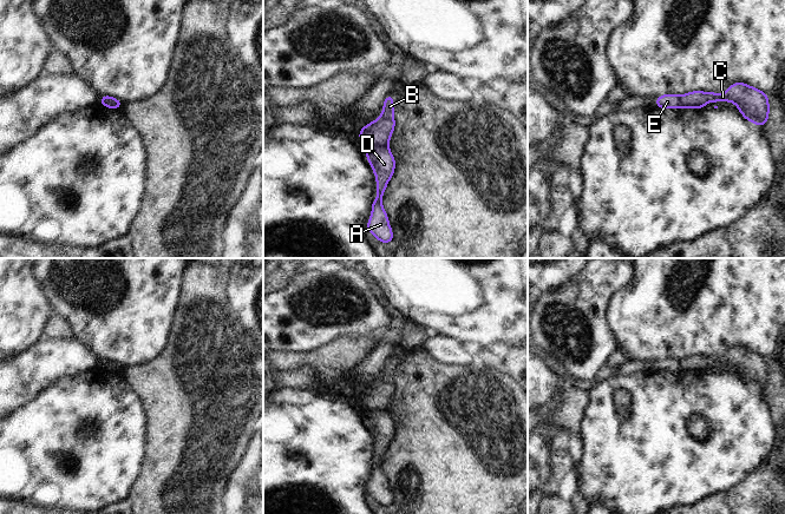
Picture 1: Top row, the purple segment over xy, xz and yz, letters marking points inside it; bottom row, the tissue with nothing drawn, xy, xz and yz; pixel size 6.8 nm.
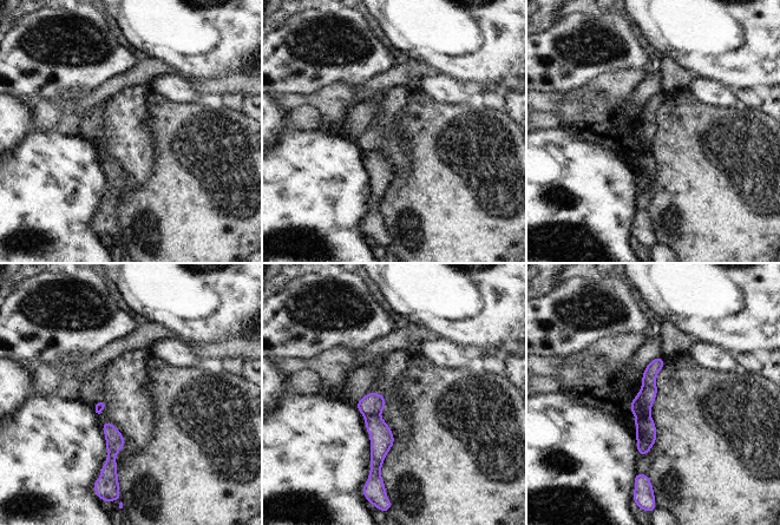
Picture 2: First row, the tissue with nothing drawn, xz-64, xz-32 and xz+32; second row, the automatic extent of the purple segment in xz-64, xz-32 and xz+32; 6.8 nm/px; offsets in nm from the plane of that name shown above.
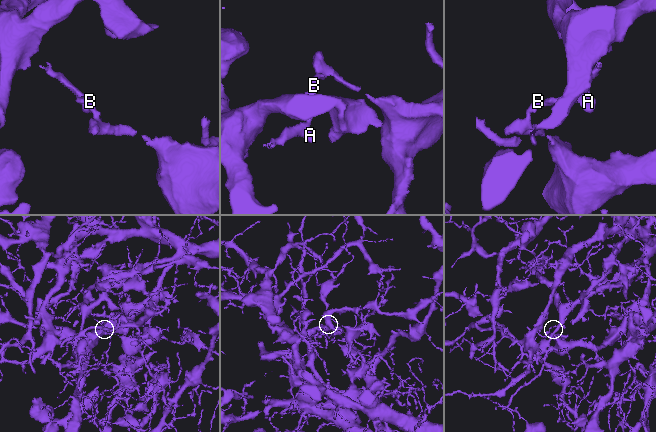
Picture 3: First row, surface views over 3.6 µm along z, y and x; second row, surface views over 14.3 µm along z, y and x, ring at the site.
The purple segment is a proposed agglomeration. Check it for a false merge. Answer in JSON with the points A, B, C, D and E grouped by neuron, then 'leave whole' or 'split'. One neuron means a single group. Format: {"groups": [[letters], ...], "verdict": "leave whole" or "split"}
{"groups": [["A", "C", "D"], ["B", "E"]], "verdict": "split"}

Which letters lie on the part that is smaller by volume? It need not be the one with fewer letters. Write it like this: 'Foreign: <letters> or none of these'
Foreign: A, C, D

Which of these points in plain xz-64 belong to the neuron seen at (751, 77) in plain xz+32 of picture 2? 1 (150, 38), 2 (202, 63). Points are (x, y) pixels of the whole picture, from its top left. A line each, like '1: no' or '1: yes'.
1: yes
2: yes

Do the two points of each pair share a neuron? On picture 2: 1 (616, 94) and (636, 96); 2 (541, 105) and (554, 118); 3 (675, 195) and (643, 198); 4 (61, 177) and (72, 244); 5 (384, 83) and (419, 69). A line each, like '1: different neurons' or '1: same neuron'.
1: different neurons
2: different neurons
3: different neurons
4: same neuron
5: same neuron

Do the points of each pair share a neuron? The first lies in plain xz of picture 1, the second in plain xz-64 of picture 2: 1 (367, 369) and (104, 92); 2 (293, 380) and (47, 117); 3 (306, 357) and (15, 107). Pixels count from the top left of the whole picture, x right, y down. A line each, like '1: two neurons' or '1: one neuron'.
1: two neurons
2: one neuron
3: two neurons

